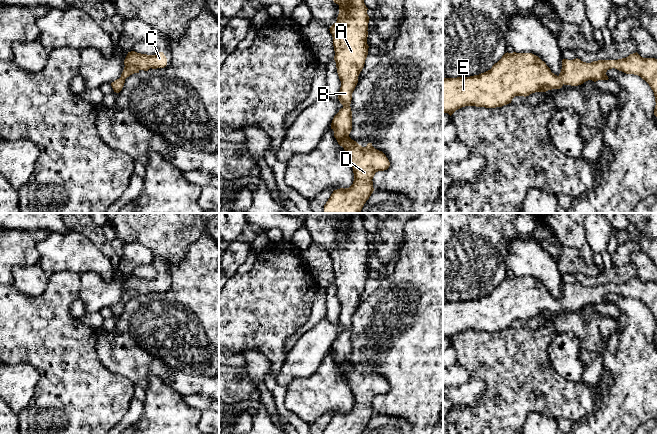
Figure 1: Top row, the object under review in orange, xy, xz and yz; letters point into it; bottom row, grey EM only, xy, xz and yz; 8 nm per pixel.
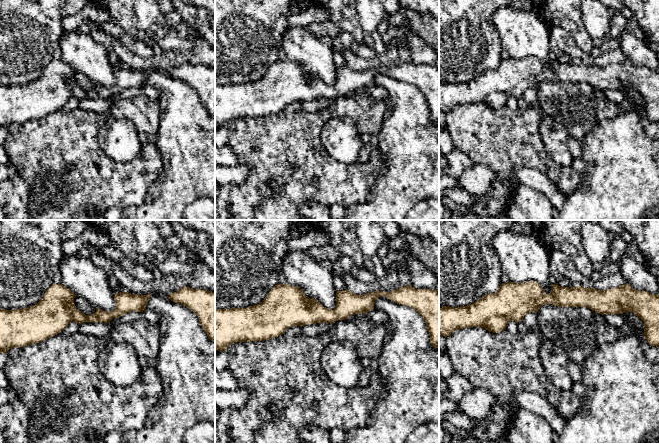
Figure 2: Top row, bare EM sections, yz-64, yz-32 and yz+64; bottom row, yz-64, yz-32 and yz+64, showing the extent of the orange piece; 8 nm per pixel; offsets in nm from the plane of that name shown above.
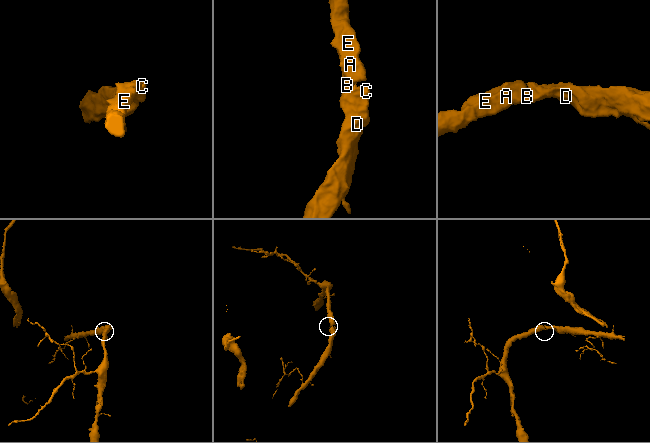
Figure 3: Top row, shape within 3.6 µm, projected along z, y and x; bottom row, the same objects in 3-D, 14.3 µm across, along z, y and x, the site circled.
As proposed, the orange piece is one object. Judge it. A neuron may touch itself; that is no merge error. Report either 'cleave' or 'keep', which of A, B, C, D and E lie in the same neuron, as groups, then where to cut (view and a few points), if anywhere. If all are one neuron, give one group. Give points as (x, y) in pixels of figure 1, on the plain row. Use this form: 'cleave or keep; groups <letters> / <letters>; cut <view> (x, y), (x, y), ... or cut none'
keep; groups A B C D E; cut none

